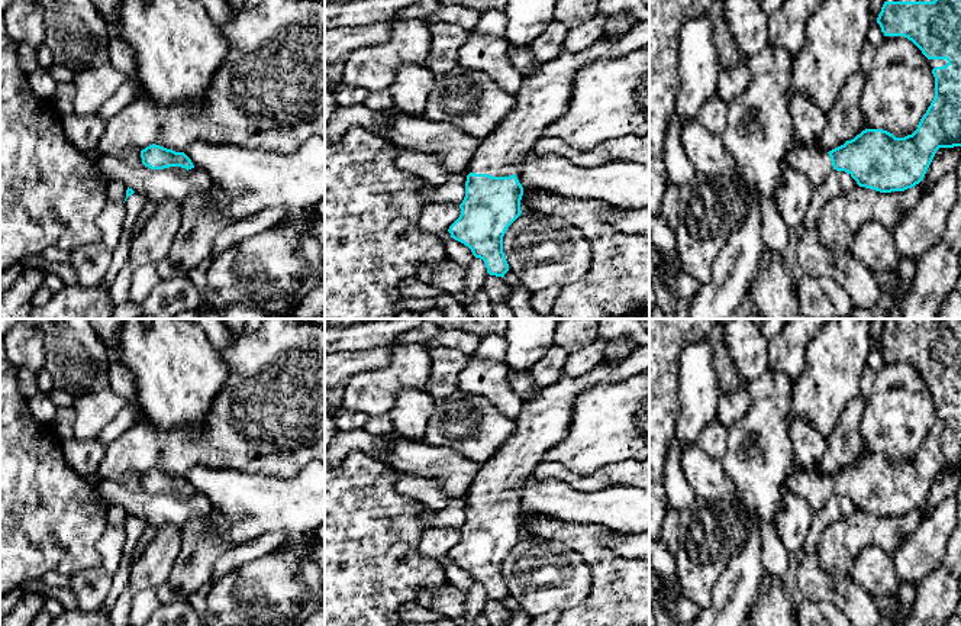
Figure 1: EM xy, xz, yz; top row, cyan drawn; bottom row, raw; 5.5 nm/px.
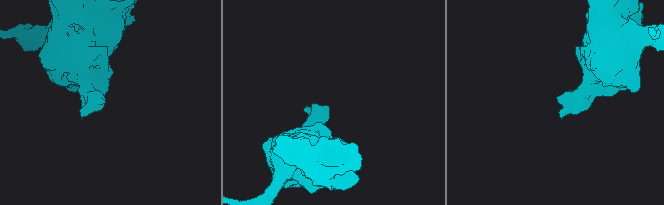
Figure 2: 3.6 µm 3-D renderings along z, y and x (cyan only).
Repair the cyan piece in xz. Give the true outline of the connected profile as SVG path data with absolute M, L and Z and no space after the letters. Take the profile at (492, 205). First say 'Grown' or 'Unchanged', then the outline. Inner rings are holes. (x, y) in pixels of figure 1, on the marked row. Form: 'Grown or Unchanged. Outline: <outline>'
Grown. Outline: M638 22L616 41L602 39L583 51L562 54L544 64L538 72L523 78L515 94L515 109L481 141L468 167L471 172L459 204L461 214L448 232L484 261L490 275L503 278L509 271L503 236L520 216L523 196L516 167L544 138L544 129L565 114L577 70L645 45L649 45L649 22Z

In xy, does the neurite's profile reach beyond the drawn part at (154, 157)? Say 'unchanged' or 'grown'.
grown

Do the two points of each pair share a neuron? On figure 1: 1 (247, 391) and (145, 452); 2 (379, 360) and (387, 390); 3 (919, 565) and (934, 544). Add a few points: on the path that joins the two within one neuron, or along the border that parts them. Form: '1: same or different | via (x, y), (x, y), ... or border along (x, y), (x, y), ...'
1: same | via (226, 418), (196, 448), (171, 448)
2: different | border along (389, 347), (384, 365), (350, 378)
3: same | via (919, 560), (928, 549)

